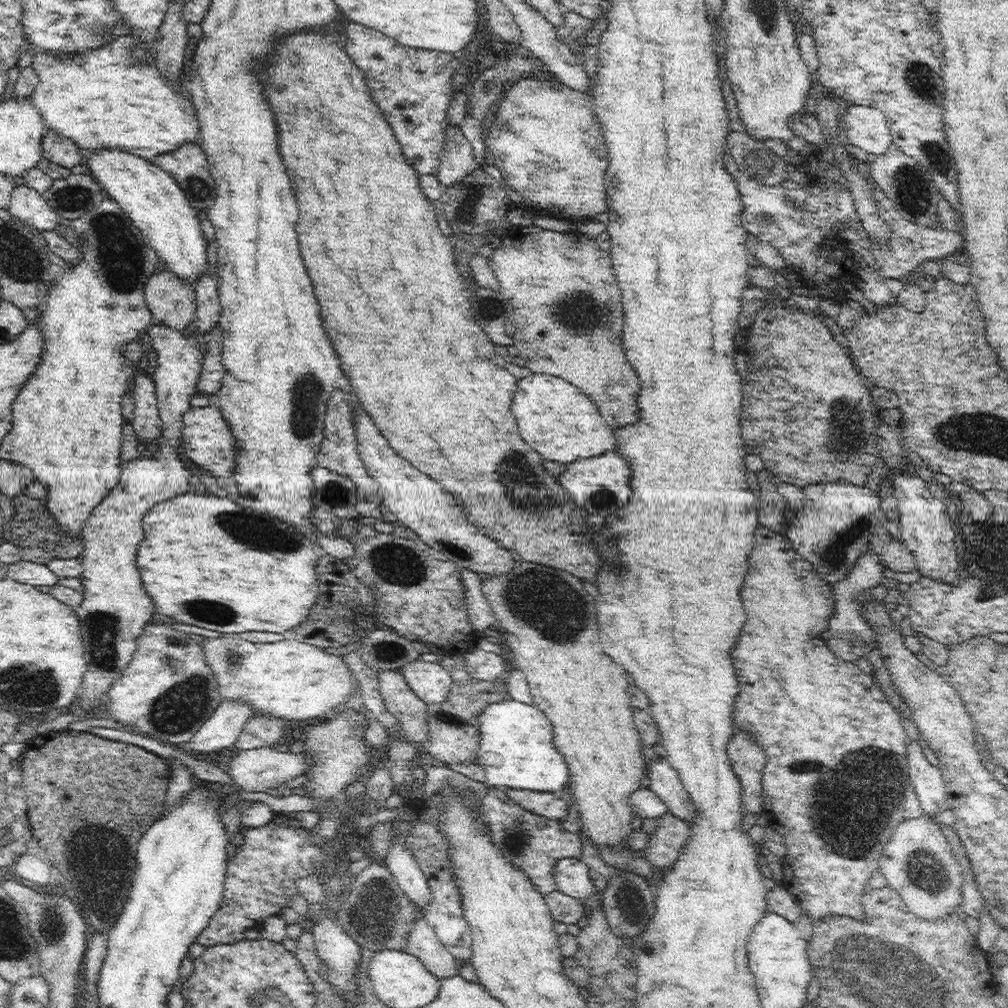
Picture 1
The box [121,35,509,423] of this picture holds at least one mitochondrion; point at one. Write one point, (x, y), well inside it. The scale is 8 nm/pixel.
(198, 188)

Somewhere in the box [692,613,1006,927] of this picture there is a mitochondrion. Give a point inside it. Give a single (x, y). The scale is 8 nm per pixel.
(848, 813)

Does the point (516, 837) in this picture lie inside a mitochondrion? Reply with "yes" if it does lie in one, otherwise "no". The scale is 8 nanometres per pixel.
yes

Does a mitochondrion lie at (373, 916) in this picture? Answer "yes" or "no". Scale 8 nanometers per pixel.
yes

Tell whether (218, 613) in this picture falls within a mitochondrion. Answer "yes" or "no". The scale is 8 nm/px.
yes

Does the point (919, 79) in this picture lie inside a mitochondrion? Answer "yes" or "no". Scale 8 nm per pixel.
yes

